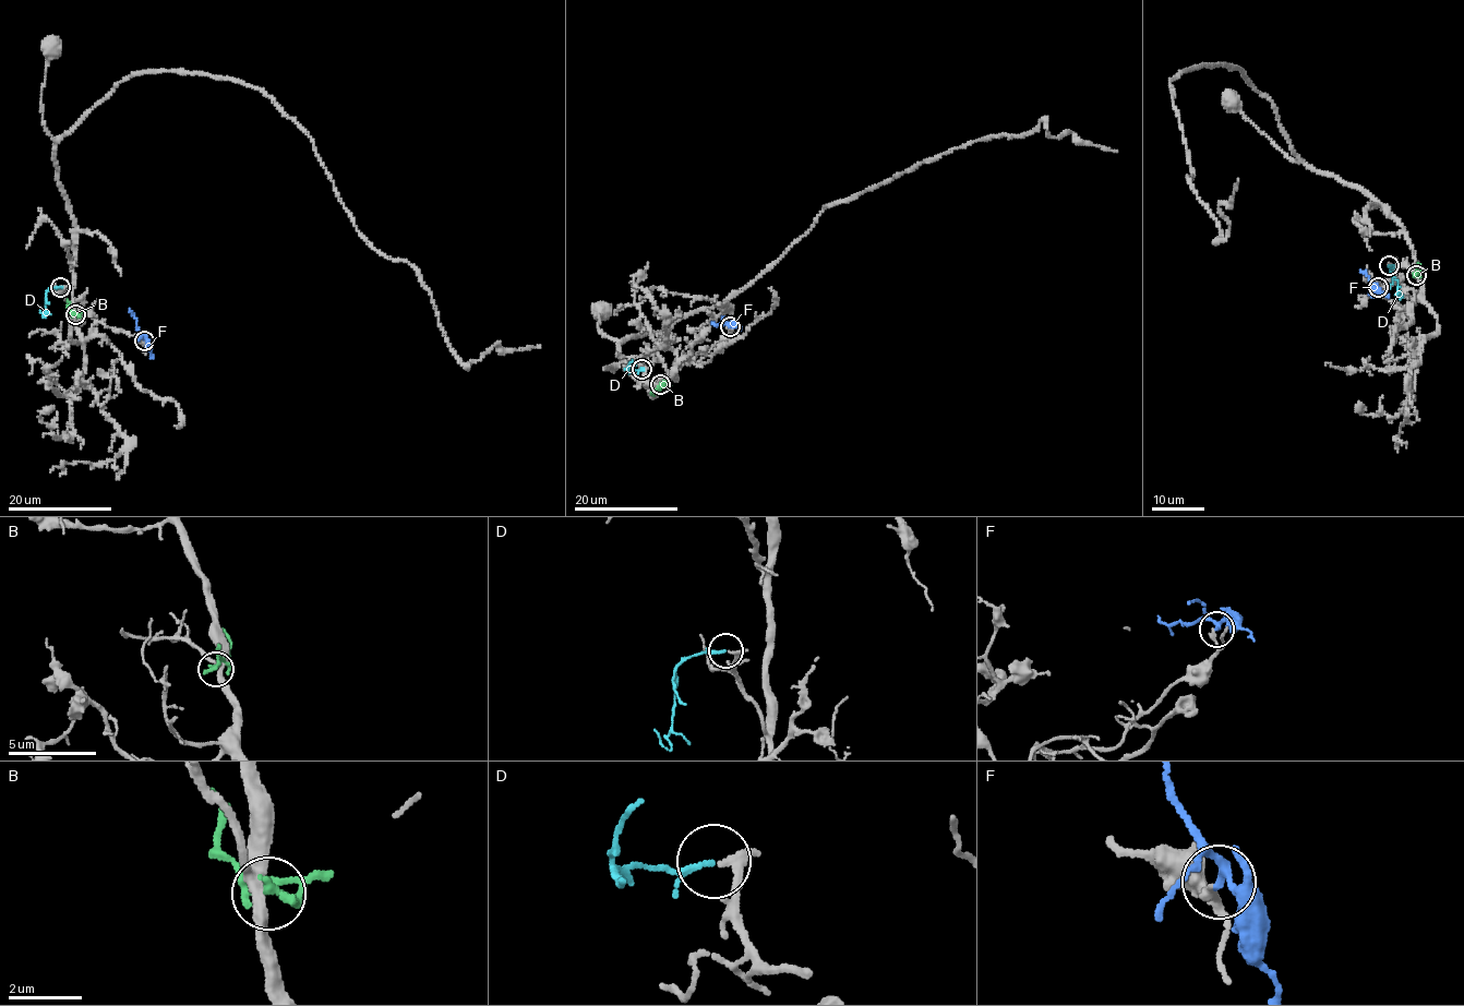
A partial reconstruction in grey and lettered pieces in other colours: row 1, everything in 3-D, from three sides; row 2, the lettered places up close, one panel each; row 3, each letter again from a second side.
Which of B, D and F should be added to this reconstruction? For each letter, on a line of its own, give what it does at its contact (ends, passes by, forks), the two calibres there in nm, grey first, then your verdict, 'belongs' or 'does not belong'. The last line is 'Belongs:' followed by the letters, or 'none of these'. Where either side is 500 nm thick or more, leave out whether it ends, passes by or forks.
B: it passes by; calibres 260 and 140 nm; does not belong
D: it passes by; calibres 240 and 110 nm; belongs
F: it passes by; calibres 220 and 200 nm; does not belong
Belongs: D

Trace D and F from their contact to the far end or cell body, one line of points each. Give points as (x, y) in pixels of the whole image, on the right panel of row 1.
D: (1389, 266), (1399, 295)
F: (1378, 287), (1359, 270)

